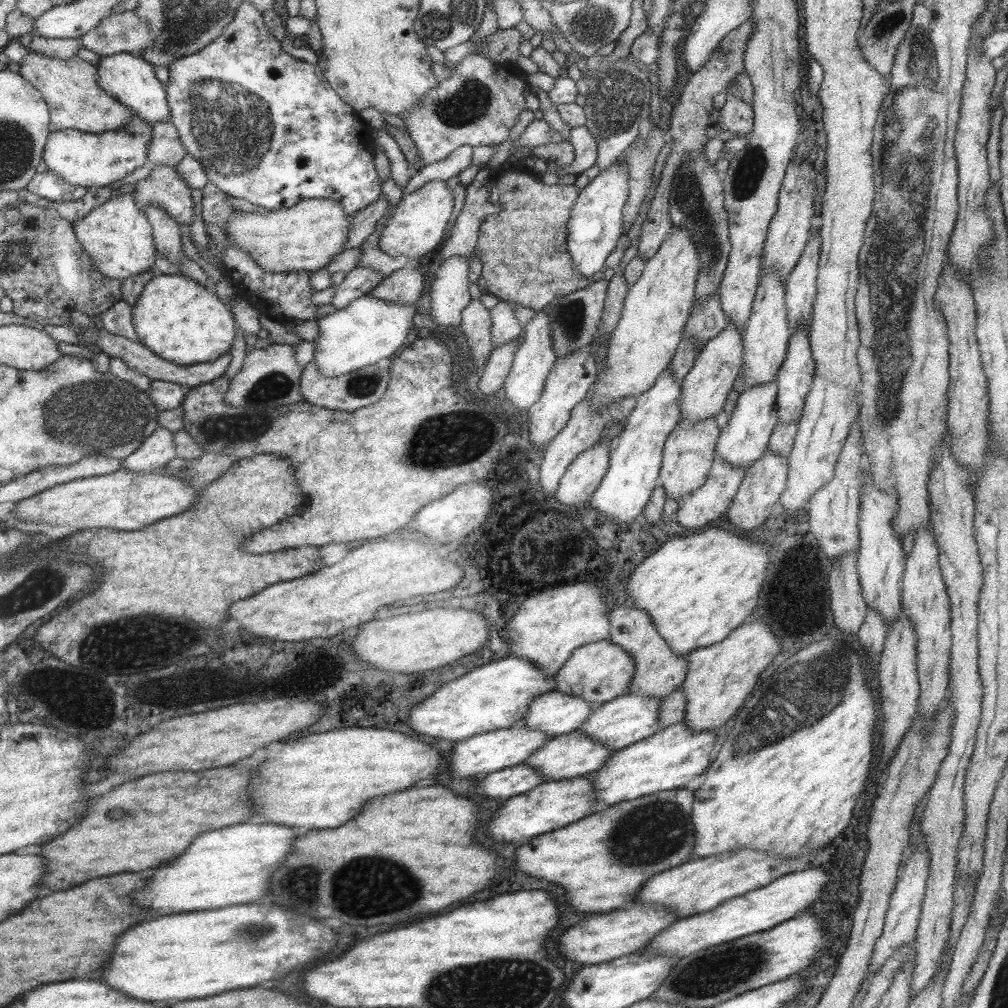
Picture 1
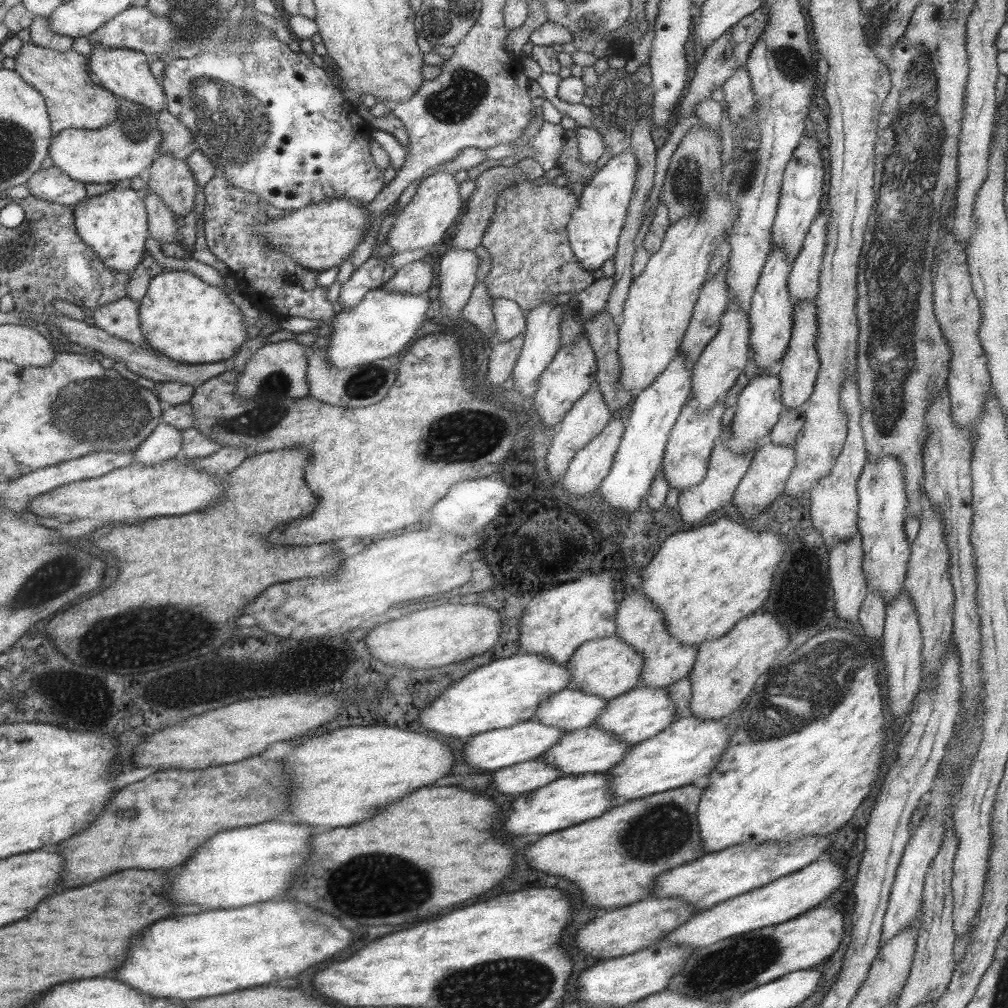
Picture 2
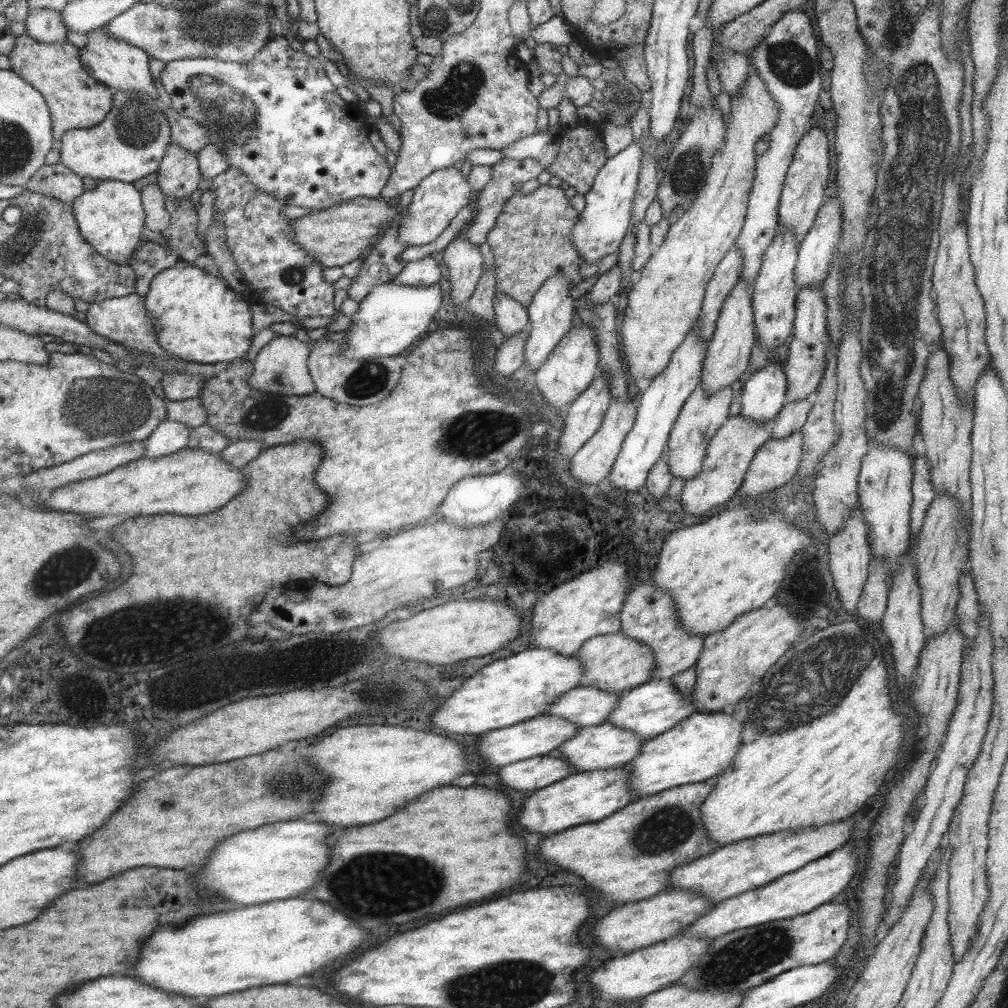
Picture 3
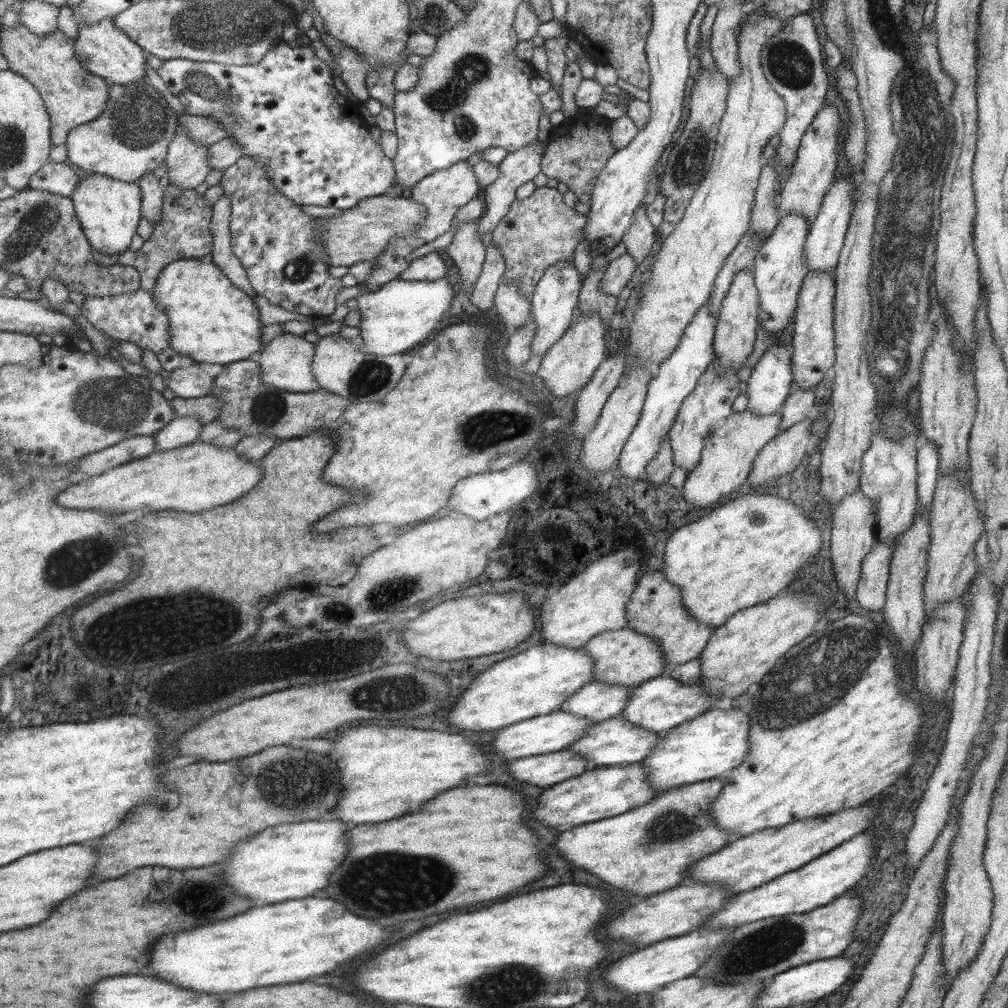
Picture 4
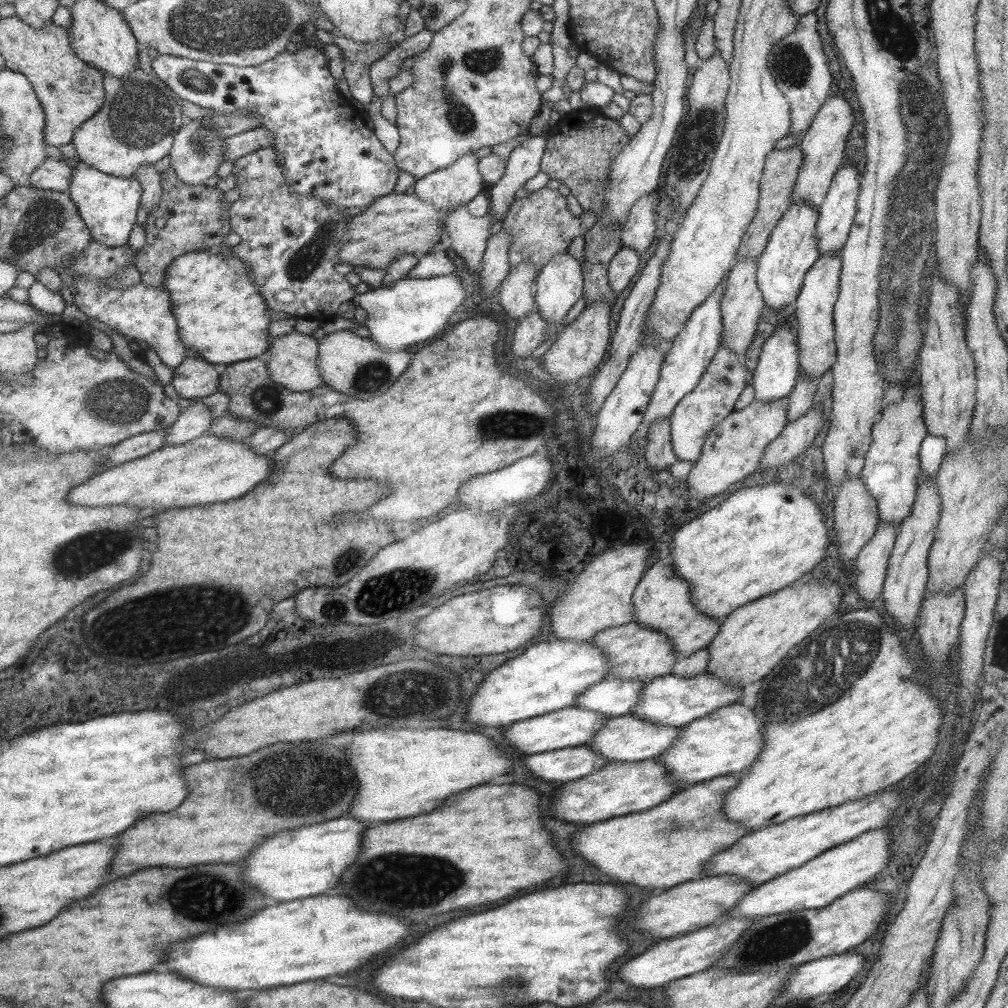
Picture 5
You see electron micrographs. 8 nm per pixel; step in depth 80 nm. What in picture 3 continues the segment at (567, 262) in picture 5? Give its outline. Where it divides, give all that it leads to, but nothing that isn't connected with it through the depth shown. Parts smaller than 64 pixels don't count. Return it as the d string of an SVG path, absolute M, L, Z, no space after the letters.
M557 273L543 283L543 286L534 294L530 305L526 306L530 328L528 328L528 337L522 348L522 366L525 368L537 370L547 360L558 342L562 340L563 335L571 328L575 300L569 297L568 292L572 287L570 278L566 278L565 274Z

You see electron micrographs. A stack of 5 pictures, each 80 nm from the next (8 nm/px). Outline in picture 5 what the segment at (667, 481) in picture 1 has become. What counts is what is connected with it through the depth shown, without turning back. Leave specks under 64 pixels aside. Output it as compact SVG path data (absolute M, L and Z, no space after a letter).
M720 345L710 364L706 366L696 388L678 402L674 413L669 416L670 442L673 444L674 455L678 460L692 463L698 460L707 436L719 422L731 414L733 402L737 400L743 388L745 388L745 366L739 364L733 350Z

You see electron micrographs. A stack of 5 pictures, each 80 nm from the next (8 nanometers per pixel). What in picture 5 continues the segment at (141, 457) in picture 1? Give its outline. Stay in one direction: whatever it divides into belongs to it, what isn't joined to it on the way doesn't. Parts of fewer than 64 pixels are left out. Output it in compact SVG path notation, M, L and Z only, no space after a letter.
M191 399L191 407L183 411L175 425L166 432L166 444L169 446L187 444L191 440L201 438L208 433L213 420L215 418L212 417L207 404L195 403L195 399Z

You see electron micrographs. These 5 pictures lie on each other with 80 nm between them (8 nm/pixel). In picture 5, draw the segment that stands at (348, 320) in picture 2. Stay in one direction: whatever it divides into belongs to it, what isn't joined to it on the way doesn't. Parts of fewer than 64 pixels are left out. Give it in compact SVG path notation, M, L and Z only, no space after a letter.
M455 273L435 278L407 278L392 282L388 287L371 288L352 298L352 304L367 313L364 326L369 331L368 338L386 352L397 352L407 346L417 344L435 336L447 322L449 312L457 308L463 300L461 280Z

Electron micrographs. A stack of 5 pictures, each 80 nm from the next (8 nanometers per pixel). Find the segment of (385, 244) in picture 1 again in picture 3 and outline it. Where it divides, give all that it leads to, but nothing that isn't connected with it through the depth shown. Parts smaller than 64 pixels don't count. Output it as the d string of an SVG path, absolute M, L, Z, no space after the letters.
M459 165L434 170L413 189L406 216L398 222L396 240L405 247L421 246L433 242L454 220L455 215L465 206L472 204L471 189L466 178L461 176Z

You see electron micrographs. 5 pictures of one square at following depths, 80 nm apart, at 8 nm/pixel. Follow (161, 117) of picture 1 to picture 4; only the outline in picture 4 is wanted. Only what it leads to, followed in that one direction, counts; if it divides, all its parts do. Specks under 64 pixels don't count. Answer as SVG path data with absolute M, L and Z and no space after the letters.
M114 17L101 22L83 22L80 25L79 38L75 39L75 54L82 62L82 66L93 74L104 78L113 84L137 84L147 79L147 57L144 48L131 40L123 30L119 30L114 23Z

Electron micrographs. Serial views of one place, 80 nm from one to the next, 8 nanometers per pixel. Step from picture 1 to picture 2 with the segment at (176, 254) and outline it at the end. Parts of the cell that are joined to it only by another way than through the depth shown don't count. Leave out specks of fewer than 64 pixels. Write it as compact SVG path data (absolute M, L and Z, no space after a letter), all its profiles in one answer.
M144 193L150 222L150 234L158 242L178 242L179 222L159 194Z

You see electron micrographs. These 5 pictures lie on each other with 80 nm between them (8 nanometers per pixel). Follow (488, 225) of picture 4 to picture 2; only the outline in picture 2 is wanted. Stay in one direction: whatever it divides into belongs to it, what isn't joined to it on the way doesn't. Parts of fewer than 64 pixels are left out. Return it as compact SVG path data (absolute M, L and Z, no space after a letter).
M524 157L510 167L494 166L493 168L480 172L474 178L474 187L471 191L471 196L463 204L461 215L450 232L449 248L456 248L457 250L473 250L480 244L480 238L483 234L483 229L489 224L491 216L495 212L495 197L496 194L503 188L508 187L511 183L519 181L533 181L539 178L544 173L544 168L532 157Z

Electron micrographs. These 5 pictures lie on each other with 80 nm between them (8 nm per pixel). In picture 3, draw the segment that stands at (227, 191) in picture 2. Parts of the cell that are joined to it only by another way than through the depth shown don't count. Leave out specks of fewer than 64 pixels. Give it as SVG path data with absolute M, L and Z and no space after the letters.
M234 166L212 179L209 189L214 197L213 217L215 213L222 214L226 244L250 286L248 293L241 298L249 307L267 303L284 309L293 316L309 318L331 318L338 314L333 304L333 282L323 279L322 264L294 241L295 219L285 219L279 213L285 206L283 200L259 190L242 170L237 170Z

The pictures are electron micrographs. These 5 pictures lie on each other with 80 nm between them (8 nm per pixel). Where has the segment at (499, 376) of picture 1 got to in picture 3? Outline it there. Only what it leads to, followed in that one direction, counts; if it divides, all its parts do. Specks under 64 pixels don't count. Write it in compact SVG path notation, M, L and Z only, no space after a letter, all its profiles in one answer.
M528 328L501 342L493 356L493 372L509 377L523 362L523 346L528 337Z

